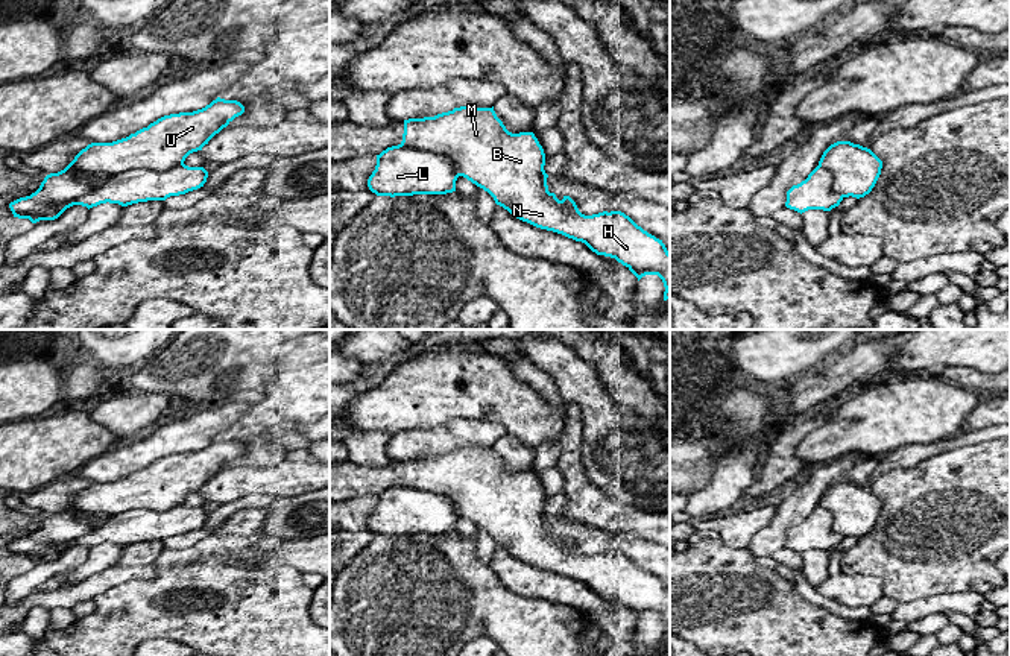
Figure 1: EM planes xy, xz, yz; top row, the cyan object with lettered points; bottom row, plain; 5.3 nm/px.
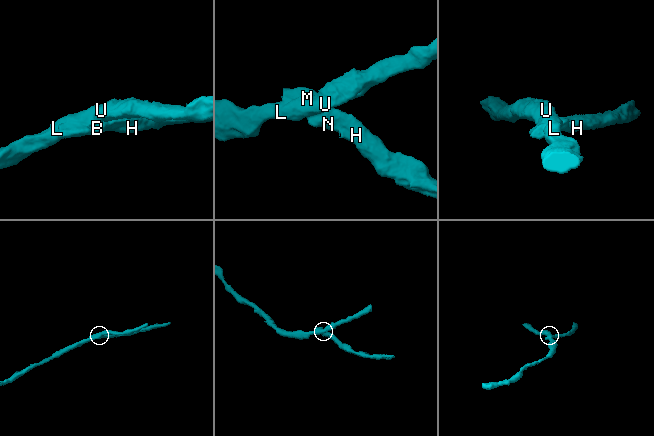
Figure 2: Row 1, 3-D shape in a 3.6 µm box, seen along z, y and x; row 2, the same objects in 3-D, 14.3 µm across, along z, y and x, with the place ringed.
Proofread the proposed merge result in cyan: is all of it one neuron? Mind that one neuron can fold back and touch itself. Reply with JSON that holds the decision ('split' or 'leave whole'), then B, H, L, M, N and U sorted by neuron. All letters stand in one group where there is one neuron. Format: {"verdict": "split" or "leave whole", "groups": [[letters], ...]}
{"verdict": "split", "groups": [["B", "H", "M", "N"], ["L", "U"]]}

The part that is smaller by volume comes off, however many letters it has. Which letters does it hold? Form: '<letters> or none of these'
B, H, M, N

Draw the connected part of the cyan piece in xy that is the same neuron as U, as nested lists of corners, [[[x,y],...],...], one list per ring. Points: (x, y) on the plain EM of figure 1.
[[[217,437],[202,449],[164,456],[126,478],[112,483],[91,483],[64,510],[47,515],[35,533],[11,542],[9,548],[14,557],[29,559],[32,563],[55,560],[74,541],[85,536],[96,519],[109,519],[138,509],[170,510],[182,504],[190,494],[202,490],[216,474],[243,453],[245,446],[240,442]]]

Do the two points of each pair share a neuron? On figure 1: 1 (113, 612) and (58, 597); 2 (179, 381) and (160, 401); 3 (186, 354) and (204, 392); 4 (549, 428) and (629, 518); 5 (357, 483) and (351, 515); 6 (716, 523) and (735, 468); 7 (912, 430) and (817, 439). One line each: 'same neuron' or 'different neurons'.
1: different neurons
2: different neurons
3: same neuron
4: different neurons
5: different neurons
6: different neurons
7: same neuron

